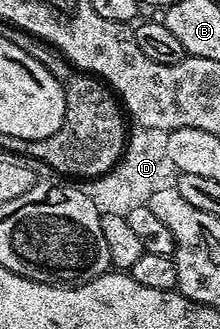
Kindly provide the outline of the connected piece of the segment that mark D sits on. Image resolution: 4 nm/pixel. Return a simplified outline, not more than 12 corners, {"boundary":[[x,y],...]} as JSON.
{"boundary":[[133,128],[87,186],[103,215],[147,205],[177,169],[163,129]]}

